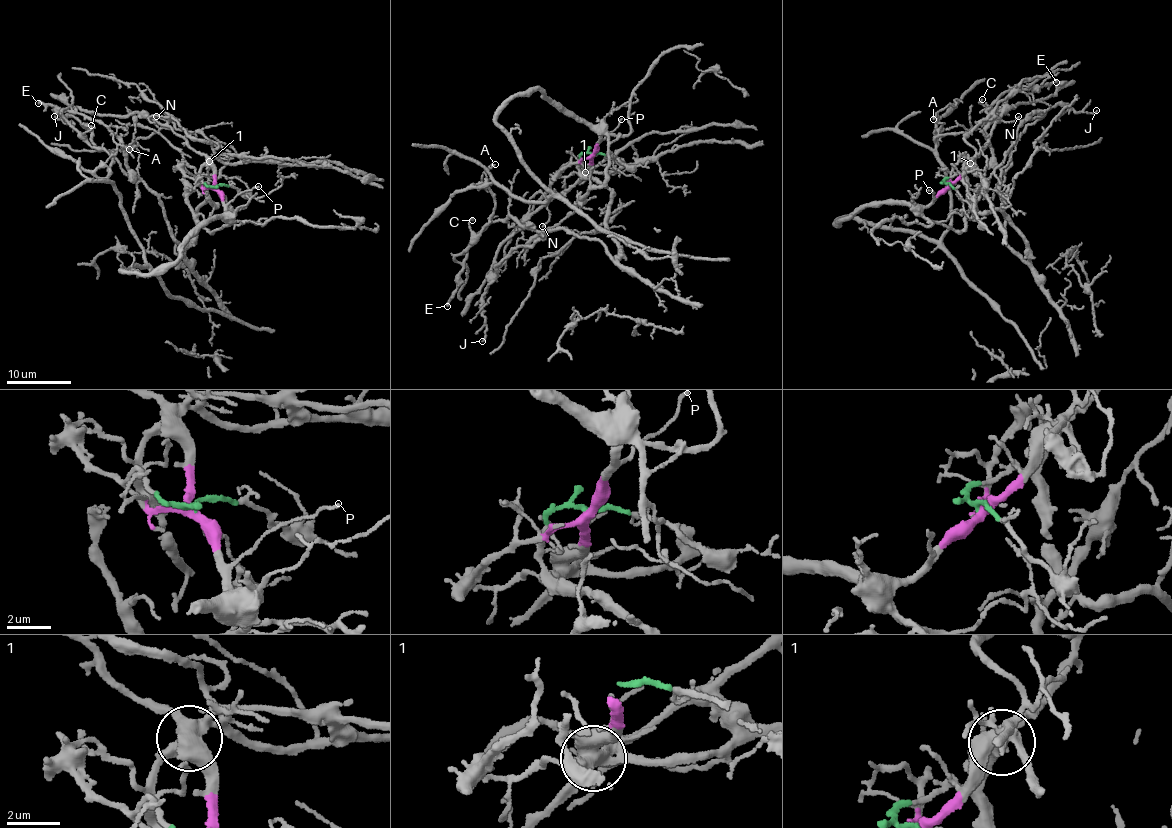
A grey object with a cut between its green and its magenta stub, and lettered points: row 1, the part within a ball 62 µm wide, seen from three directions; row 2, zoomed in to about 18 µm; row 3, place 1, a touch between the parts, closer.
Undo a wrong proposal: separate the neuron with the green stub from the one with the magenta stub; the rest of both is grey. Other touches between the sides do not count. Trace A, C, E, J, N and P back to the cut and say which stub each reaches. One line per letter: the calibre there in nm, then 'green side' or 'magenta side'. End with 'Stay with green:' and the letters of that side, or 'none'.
A: 140 nm | magenta side
C: 150 nm | magenta side
E: 240 nm | green side
J: 170 nm | green side
N: 120 nm | magenta side
P: 130 nm | magenta side
Stay with green: E, J

